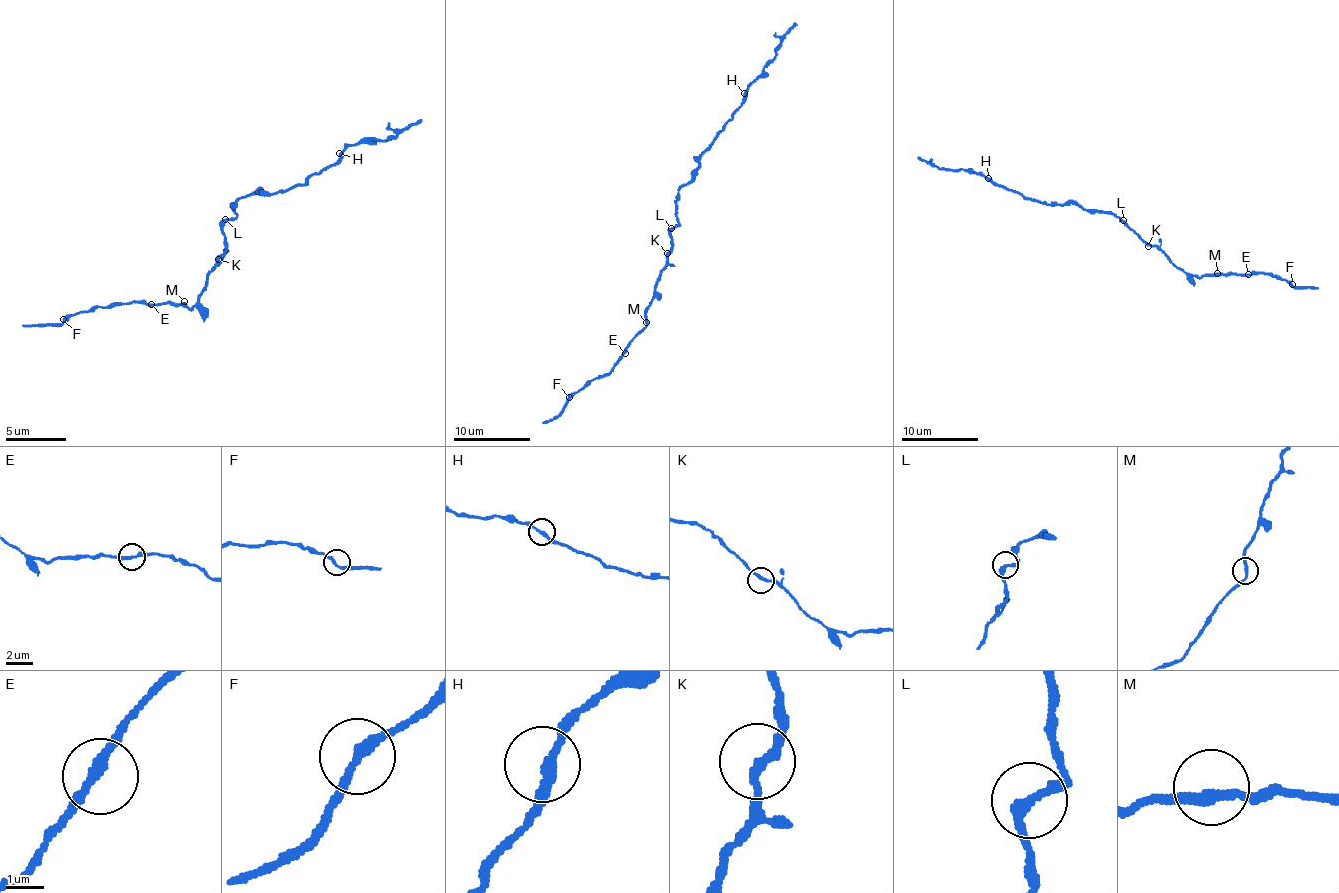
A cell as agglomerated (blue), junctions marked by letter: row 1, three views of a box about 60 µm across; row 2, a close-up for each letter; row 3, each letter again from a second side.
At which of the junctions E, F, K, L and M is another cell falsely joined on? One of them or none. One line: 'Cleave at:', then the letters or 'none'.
Cleave at: none

